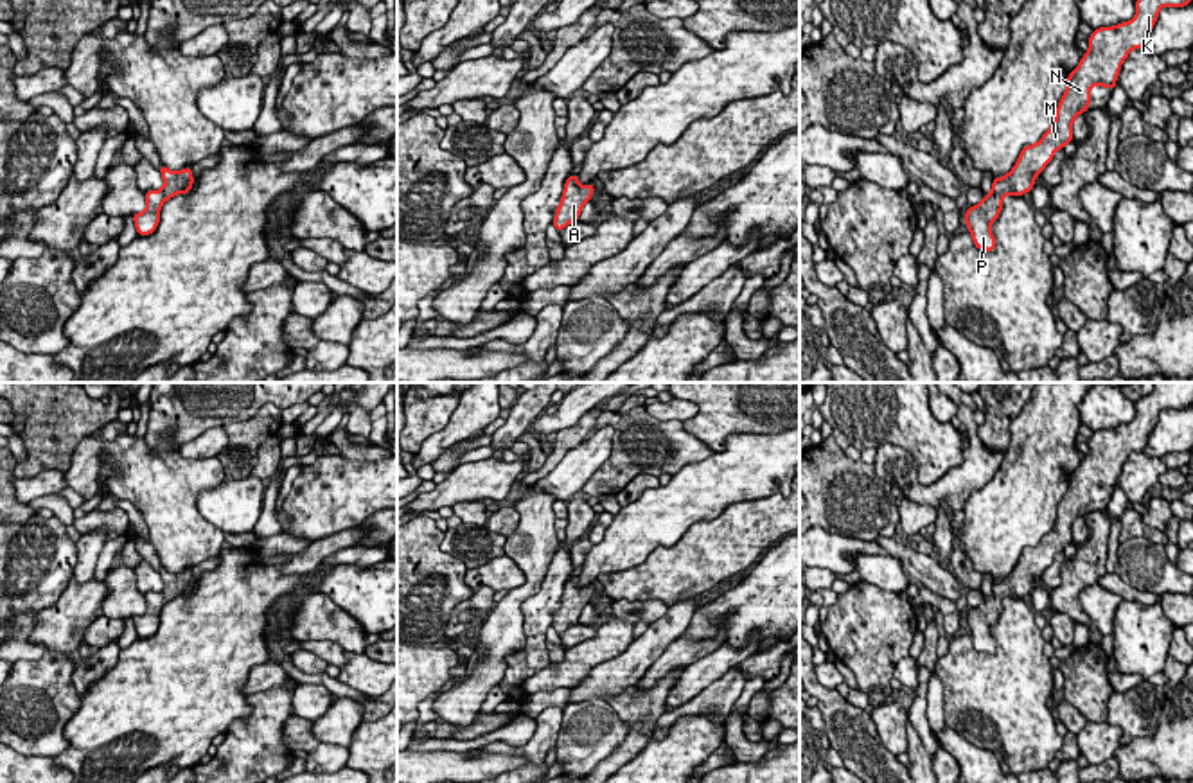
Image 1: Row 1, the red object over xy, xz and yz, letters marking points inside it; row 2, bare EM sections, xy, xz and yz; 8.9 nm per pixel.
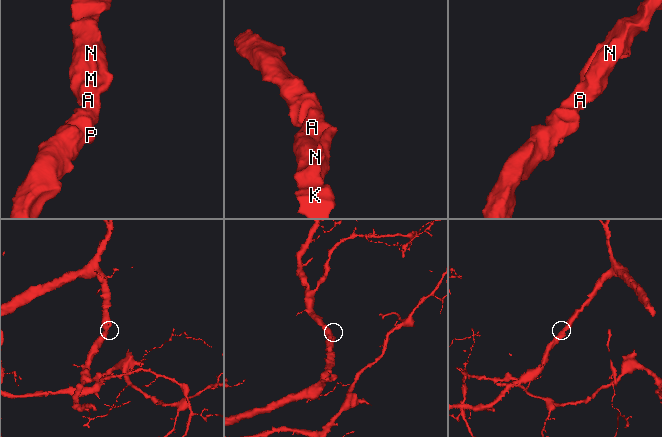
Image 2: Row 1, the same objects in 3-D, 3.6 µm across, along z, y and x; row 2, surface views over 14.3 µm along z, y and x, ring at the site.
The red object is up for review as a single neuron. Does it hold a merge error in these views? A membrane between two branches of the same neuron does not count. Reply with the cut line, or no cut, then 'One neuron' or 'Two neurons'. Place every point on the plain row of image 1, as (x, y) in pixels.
No split. One neuron

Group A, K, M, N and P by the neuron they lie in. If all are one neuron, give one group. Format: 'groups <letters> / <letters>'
groups A K M N P

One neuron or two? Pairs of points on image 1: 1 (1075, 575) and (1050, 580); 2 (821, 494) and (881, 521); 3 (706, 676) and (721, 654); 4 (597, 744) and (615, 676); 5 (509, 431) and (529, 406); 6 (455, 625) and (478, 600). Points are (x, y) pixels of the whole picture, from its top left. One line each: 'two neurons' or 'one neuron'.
1: two neurons
2: one neuron
3: one neuron
4: two neurons
5: one neuron
6: one neuron

